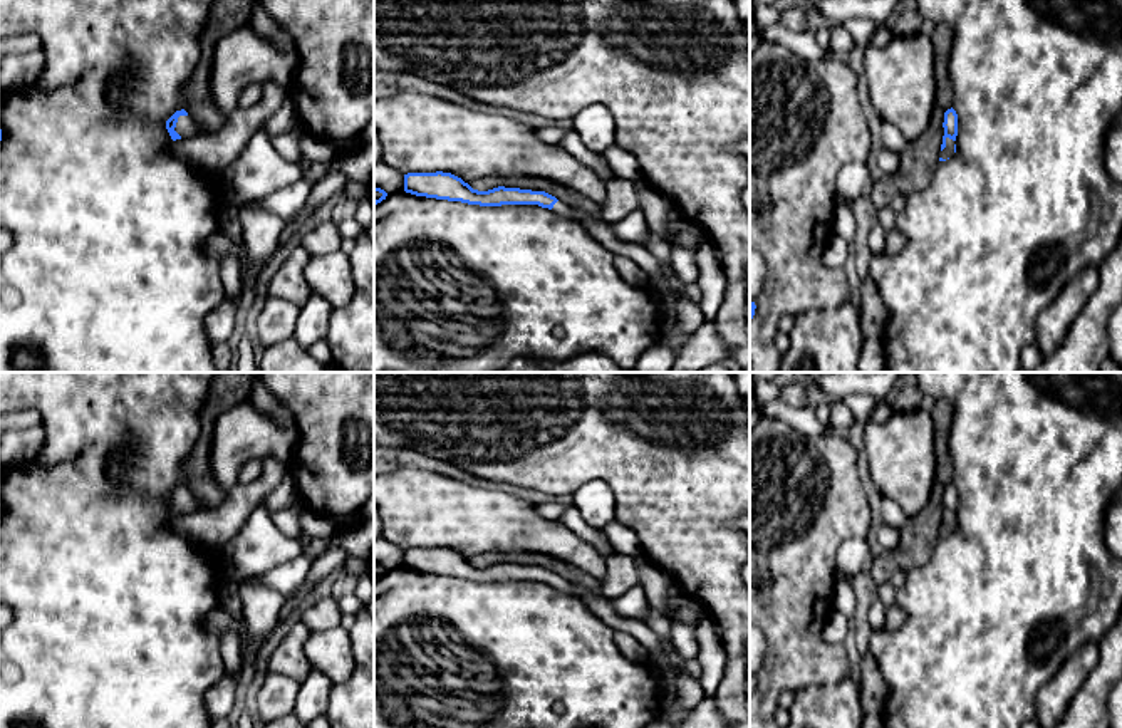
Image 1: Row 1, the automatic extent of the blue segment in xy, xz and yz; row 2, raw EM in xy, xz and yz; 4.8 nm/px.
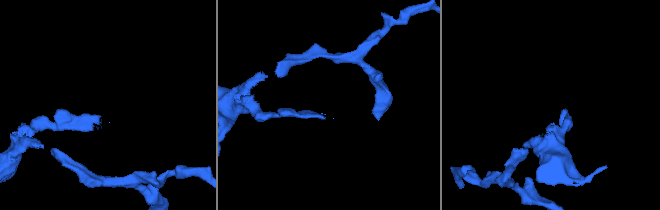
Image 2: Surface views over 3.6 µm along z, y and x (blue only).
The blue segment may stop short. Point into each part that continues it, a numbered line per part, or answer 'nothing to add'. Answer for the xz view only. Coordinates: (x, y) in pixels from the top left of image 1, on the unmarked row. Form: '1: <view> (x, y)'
1: xz (690, 693)

